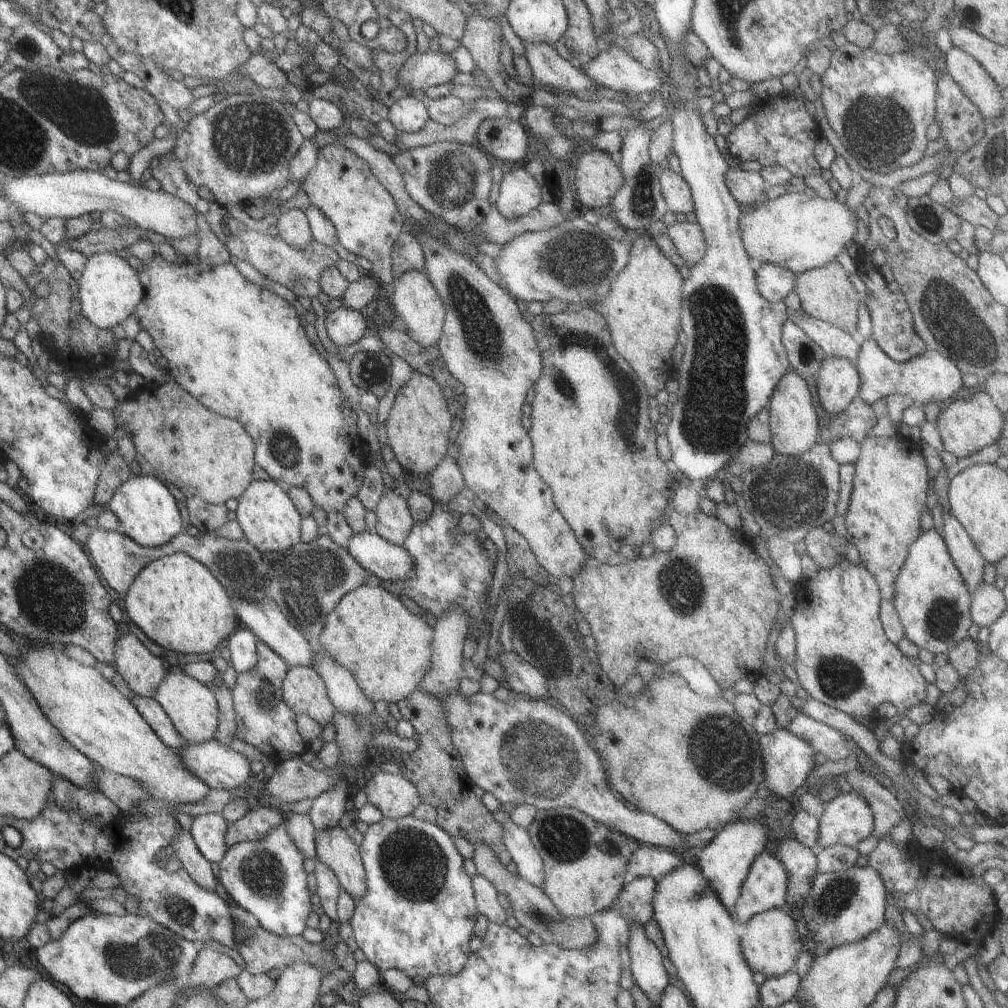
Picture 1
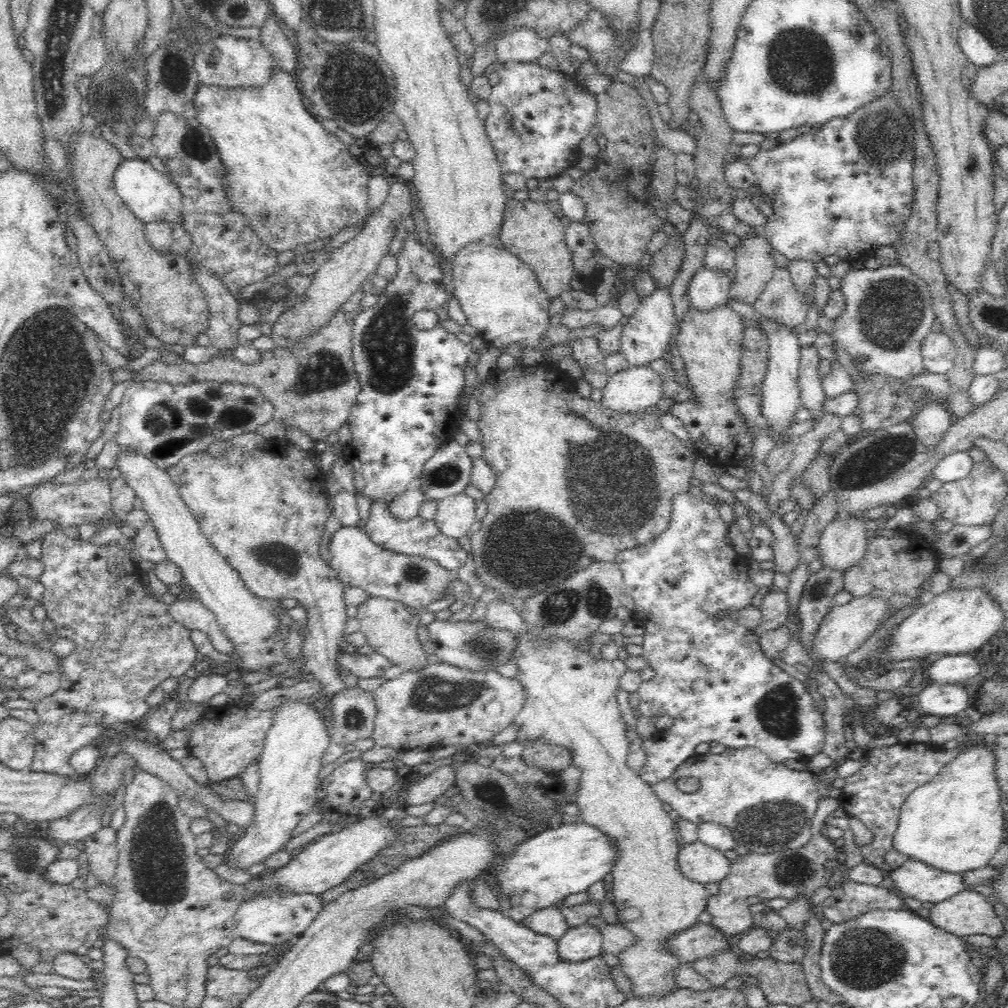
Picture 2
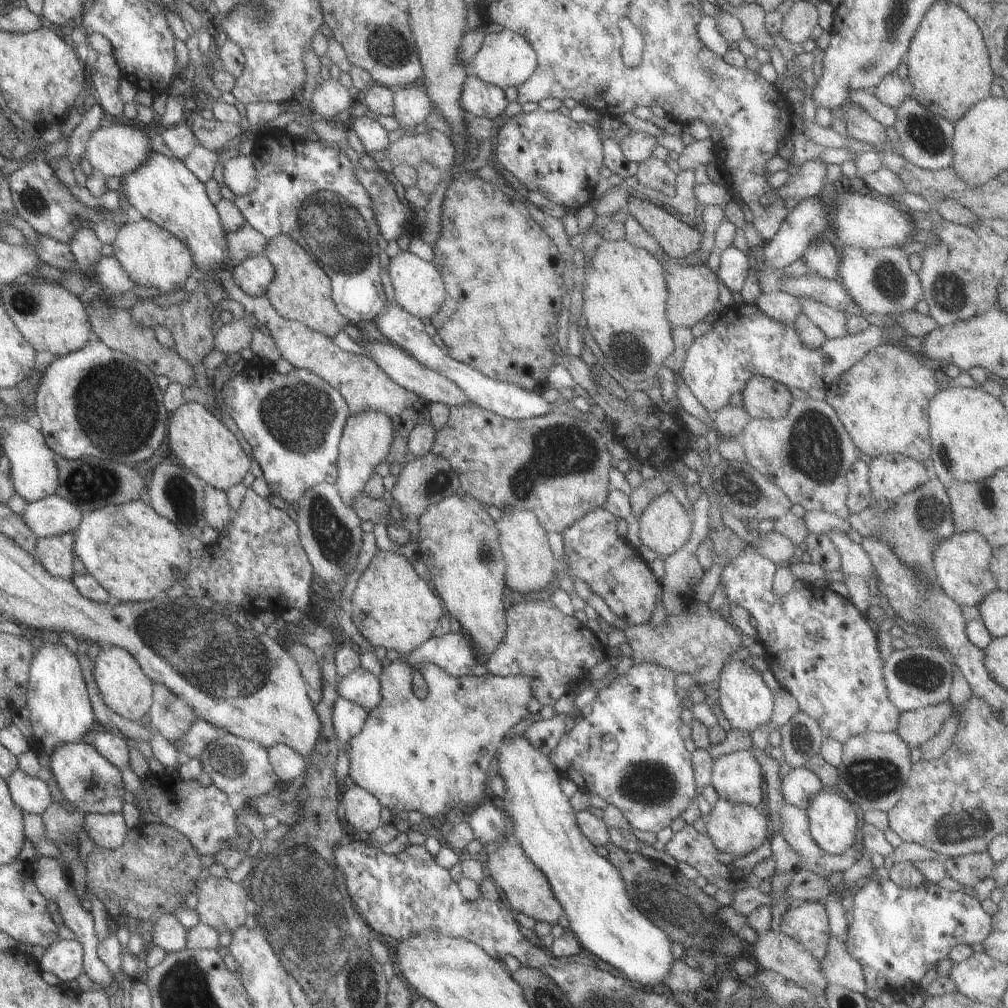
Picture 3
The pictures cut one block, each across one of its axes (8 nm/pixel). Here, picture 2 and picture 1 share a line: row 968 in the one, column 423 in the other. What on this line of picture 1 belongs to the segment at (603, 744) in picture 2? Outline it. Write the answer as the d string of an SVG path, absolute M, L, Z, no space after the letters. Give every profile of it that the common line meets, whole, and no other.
M364 584L348 592L326 616L318 642L326 654L330 654L340 666L348 668L360 690L372 700L397 704L419 688L422 678L431 668L431 650L433 629L420 616L413 614L402 604L396 594L378 585Z

